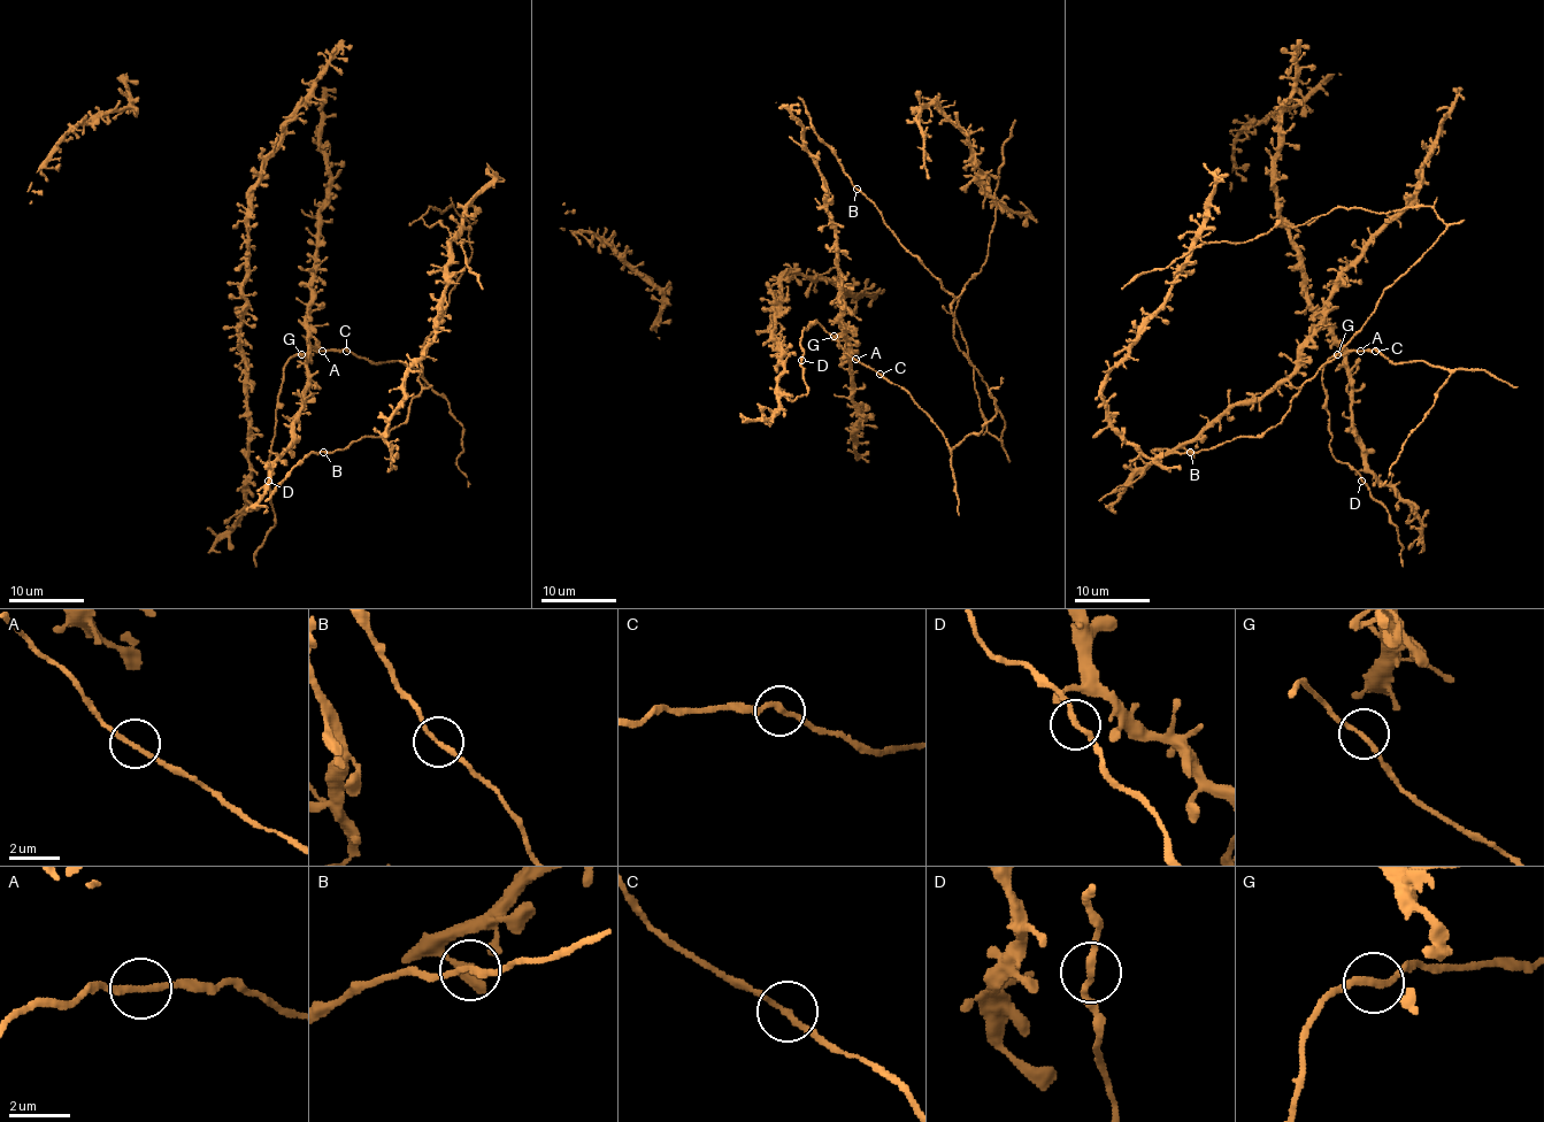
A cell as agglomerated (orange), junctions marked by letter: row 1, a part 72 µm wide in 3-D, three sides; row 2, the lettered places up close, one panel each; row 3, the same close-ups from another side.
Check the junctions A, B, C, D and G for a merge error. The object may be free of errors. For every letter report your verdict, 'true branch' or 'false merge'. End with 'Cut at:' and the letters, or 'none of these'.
A: true branch
B: true branch
C: true branch
D: true branch
G: true branch
Cut at: none of these

